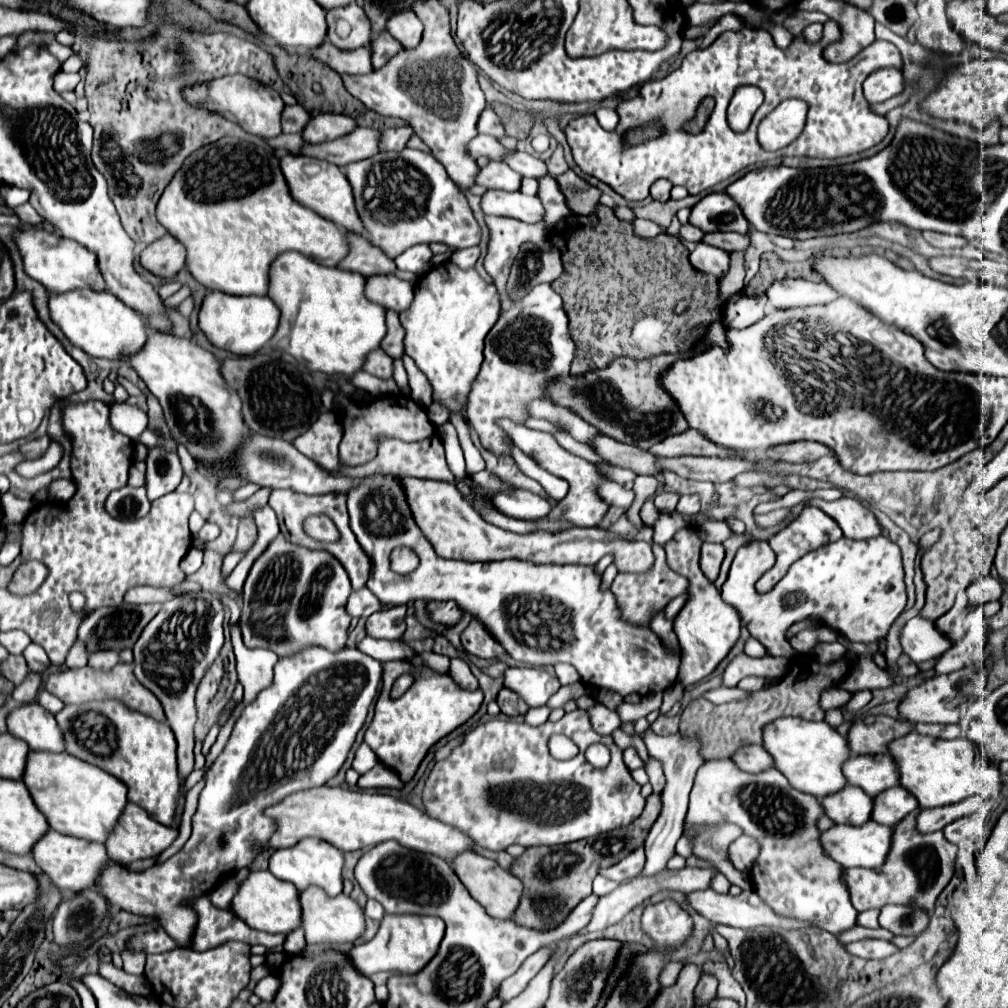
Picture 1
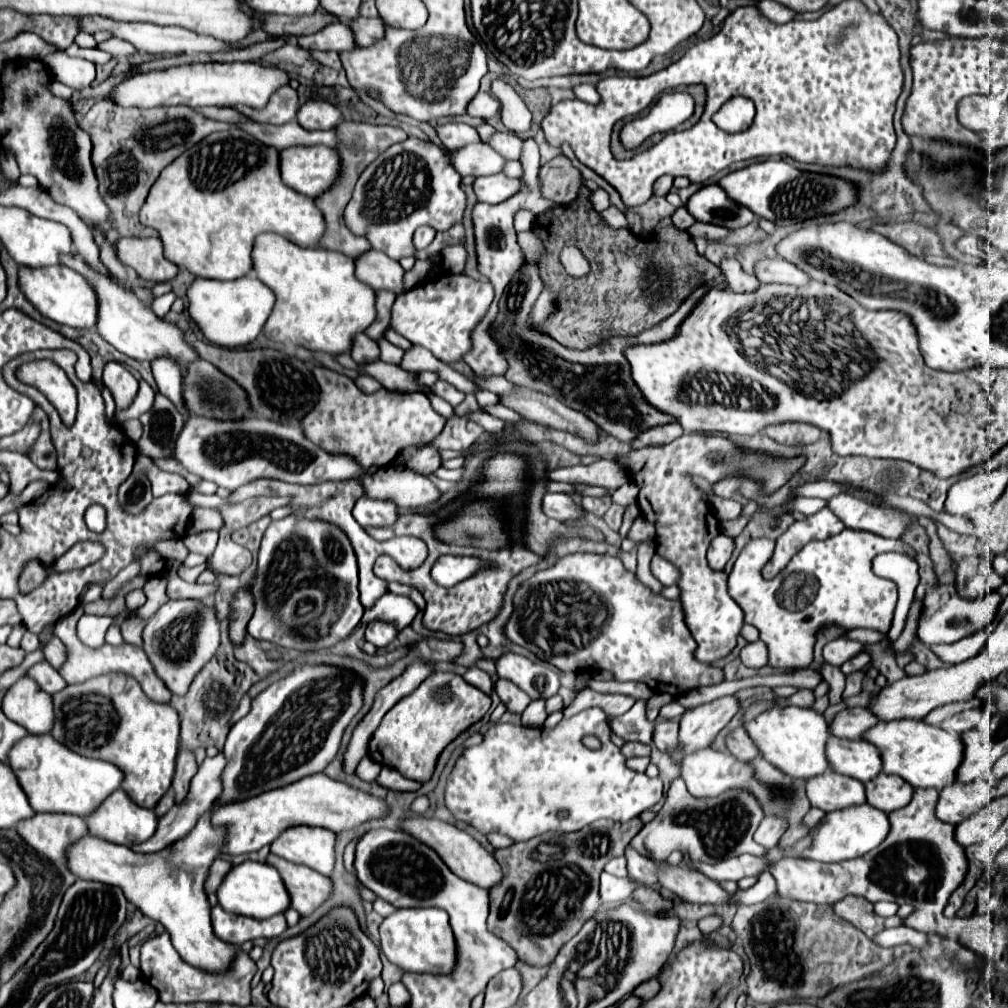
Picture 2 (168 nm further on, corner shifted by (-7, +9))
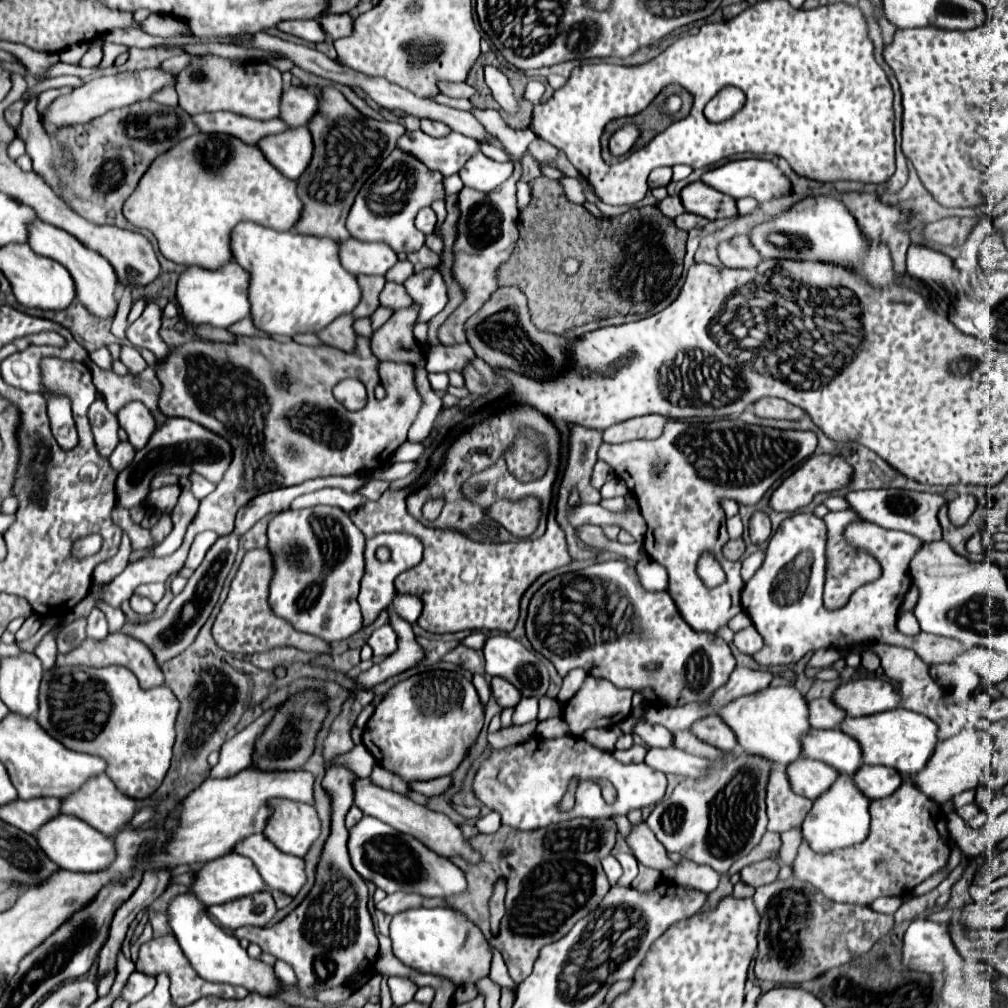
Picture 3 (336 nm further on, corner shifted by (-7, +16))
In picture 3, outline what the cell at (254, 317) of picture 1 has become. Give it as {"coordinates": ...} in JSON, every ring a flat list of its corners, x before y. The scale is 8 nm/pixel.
{"coordinates":[[223,264,223,268,207,270,207,268,185,268,177,280,177,304,181,308,183,320,191,324,211,324,215,328,227,328,233,322,249,316,249,300,247,300,249,274,237,264]]}

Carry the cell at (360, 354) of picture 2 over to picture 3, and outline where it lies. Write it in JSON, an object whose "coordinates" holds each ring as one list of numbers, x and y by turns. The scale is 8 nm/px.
{"coordinates":[[339,316,339,320,333,320,323,332,315,334,323,344,341,348,345,352,351,352,355,348,355,330,353,330,353,316]]}

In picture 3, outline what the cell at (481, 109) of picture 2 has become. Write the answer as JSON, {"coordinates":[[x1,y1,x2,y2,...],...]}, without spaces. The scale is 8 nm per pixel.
{"coordinates":[[443,82,439,84,439,92,445,96,453,96,453,98,471,98,475,94,475,90,465,82,455,82,455,84]]}

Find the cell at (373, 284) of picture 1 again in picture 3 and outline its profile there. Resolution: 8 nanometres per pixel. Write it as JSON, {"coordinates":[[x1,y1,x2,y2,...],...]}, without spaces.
{"coordinates":[[355,238,339,244,339,260,351,274,373,274,385,276,395,266,397,254,381,242,359,242]]}

